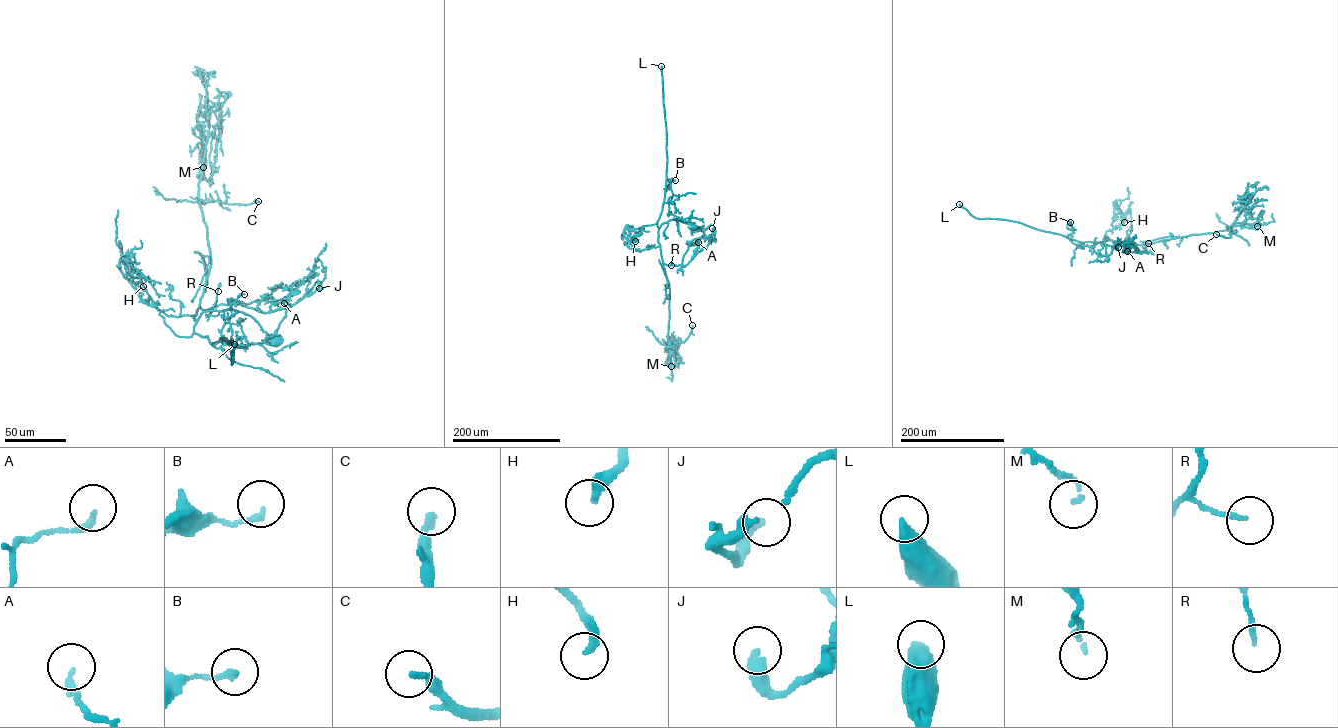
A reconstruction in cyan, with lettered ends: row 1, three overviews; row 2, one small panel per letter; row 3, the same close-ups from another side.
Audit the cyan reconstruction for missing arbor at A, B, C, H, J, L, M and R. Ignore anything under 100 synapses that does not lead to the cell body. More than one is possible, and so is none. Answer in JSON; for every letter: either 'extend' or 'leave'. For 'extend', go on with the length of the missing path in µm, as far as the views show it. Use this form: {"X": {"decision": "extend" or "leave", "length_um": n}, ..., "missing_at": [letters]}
{"A": {"decision": "leave"}, "B": {"decision": "leave"}, "C": {"decision": "extend", "length_um": 50}, "H": {"decision": "leave"}, "J": {"decision": "leave"}, "L": {"decision": "extend", "length_um": 250}, "M": {"decision": "leave"}, "R": {"decision": "leave"}, "missing_at": ["C", "L"]}

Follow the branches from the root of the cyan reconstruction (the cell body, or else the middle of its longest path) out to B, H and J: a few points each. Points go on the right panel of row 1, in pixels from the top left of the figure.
B: (1107, 259), (1103, 237), (1107, 237), (1108, 240), (1102, 242), (1076, 244), (1068, 237), (1073, 227), (1070, 222)
H: (1107, 259), (1103, 237), (1126, 243), (1131, 231), (1129, 208), (1125, 212), (1124, 222)
J: (1107, 259), (1106, 236), (1112, 240), (1142, 245), (1147, 250), (1123, 252), (1126, 247), (1118, 247)

